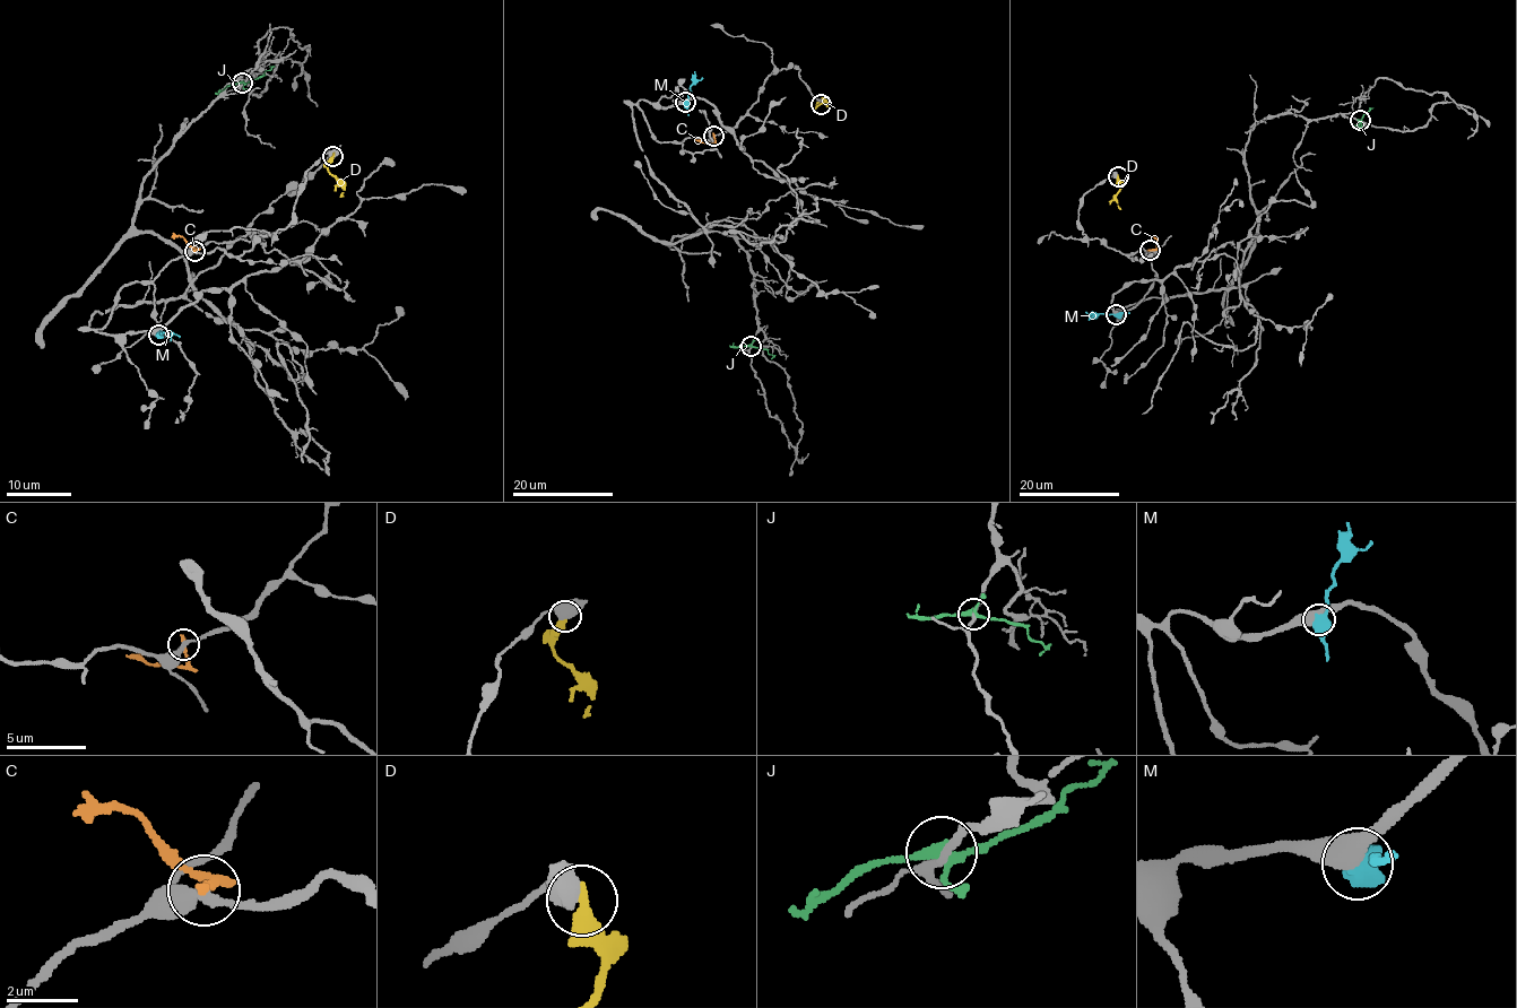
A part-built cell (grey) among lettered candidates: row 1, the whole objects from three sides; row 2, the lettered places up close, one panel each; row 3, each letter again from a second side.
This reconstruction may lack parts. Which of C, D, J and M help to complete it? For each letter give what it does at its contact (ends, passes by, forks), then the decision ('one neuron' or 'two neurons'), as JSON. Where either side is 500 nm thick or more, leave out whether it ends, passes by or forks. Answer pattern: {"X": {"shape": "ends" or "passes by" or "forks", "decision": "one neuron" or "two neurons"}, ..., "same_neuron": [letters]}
{"C": {"shape": "ends", "decision": "two neurons"}, "D": {"decision": "two neurons"}, "J": {"shape": "forks", "decision": "two neurons"}, "M": {"decision": "two neurons"}, "same_neuron": []}

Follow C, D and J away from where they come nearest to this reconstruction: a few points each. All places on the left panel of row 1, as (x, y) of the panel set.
C: (194, 251), (181, 236), (171, 236)
D: (332, 155), (327, 170), (344, 189), (340, 198)
J: (243, 83), (260, 77), (269, 66)

